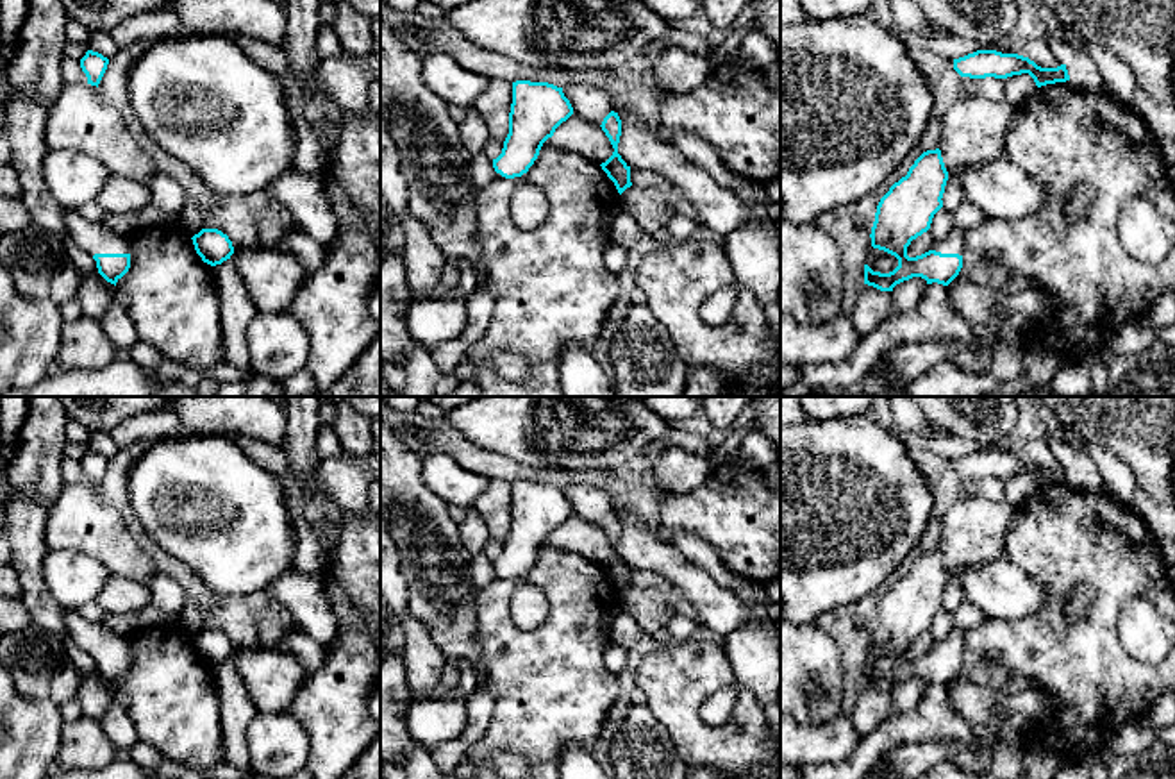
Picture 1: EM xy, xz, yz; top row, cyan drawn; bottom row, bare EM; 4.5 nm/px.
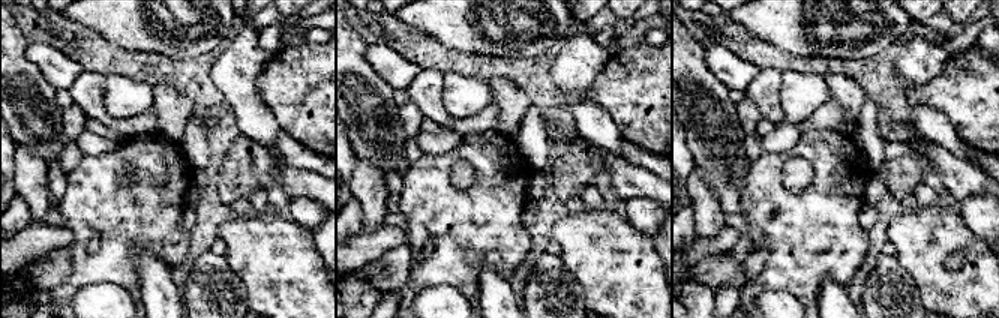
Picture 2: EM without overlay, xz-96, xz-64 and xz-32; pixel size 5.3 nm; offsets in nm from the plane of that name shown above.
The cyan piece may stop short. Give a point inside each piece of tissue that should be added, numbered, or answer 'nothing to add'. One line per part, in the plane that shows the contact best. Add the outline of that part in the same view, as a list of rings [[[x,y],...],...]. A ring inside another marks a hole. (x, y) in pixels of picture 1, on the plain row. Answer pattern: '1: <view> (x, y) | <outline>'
1: xy (95, 638) | [[[66,609],[64,622],[70,638],[89,656],[130,654],[130,643],[127,638],[111,632],[102,624],[86,620],[79,609]]]

